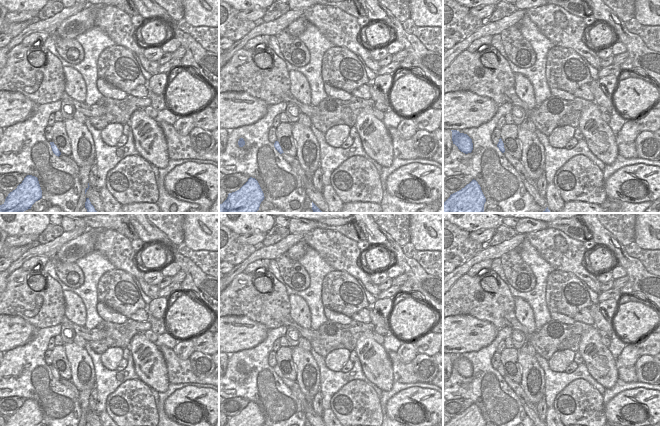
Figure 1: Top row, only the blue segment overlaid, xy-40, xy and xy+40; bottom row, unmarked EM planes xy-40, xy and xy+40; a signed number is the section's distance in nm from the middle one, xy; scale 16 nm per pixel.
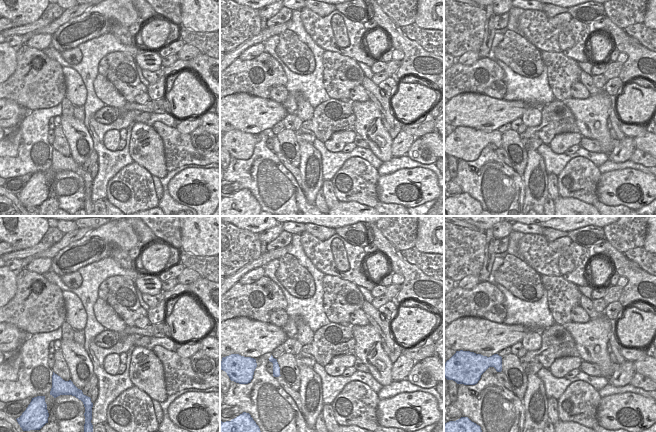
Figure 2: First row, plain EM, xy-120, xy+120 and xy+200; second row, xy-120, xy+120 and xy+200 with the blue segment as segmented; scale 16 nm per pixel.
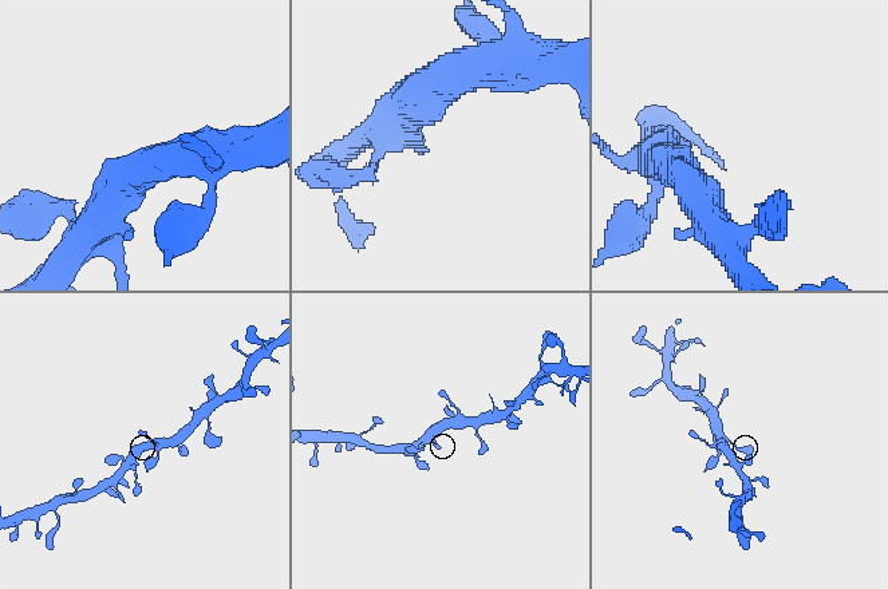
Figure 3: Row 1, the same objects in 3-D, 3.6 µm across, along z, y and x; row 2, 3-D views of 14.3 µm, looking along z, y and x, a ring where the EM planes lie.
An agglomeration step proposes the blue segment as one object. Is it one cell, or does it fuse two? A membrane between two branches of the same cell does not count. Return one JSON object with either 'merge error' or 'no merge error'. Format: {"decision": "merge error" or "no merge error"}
{"decision": "no merge error"}

